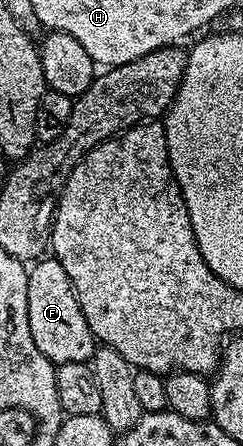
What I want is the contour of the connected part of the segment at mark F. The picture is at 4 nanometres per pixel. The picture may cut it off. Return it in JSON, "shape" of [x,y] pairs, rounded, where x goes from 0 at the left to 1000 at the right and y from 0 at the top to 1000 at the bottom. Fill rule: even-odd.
{"shape":[[[218,574],[165,576],[115,603],[111,670],[119,744],[136,744],[136,771],[152,771],[152,789],[169,789],[169,798],[198,803],[226,821],[370,814],[399,783],[399,762],[333,700],[333,682],[267,601],[251,601]]]}

